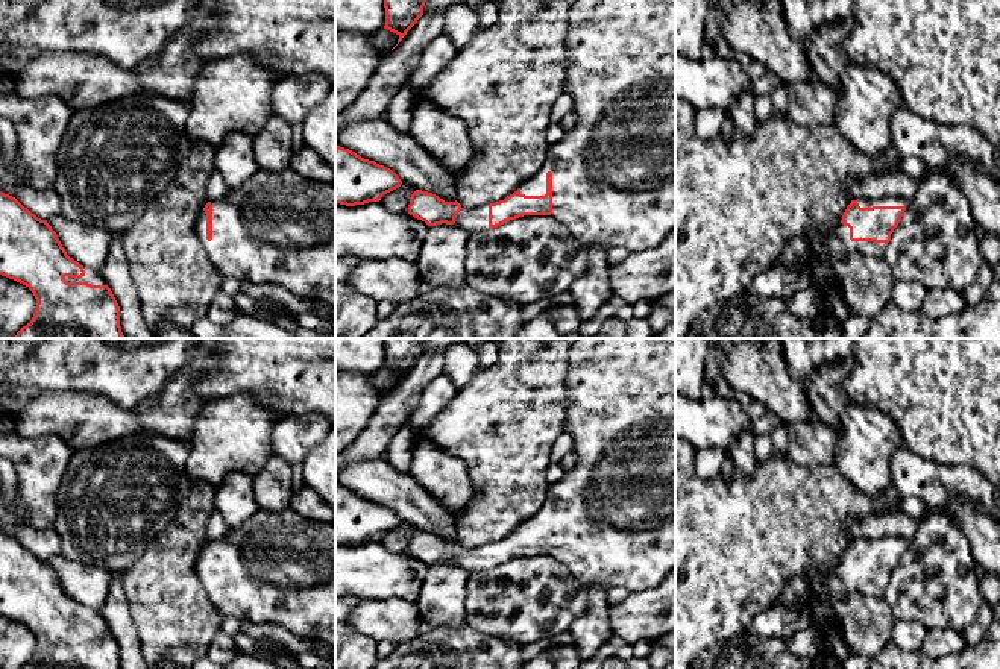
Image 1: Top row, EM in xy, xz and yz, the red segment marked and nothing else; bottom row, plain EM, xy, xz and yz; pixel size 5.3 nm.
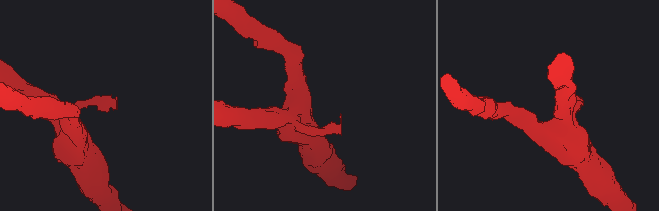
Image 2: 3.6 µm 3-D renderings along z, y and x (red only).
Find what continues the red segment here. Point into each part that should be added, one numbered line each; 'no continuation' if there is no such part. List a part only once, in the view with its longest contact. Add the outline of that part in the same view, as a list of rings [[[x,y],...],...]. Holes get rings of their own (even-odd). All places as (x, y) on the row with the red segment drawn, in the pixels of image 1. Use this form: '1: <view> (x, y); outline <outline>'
1: xy (91, 276); outline [[[83,267],[85,275],[82,278],[70,278],[65,276],[67,282],[88,282],[91,285],[106,285],[105,279],[100,276],[99,270],[93,270],[90,267]]]
2: xz (613, 175); outline [[[575,0],[566,33],[569,67],[564,88],[574,99],[577,124],[551,144],[542,170],[519,187],[525,196],[546,194],[546,173],[552,173],[552,217],[563,223],[584,246],[625,247],[630,252],[654,249],[675,228],[675,0]]]

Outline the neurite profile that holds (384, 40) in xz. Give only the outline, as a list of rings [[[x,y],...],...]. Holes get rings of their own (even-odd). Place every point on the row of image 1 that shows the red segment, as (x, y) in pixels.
[[[382,29],[372,36],[375,49],[381,53],[387,53],[398,44],[399,35]]]

